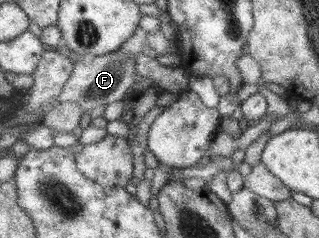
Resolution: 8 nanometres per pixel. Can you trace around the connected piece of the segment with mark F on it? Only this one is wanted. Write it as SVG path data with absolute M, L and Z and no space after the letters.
M122 48L102 56L95 56L91 63L75 62L73 73L70 73L65 87L54 103L67 101L78 103L84 114L87 111L91 112L99 105L117 102L123 99L129 88L135 83L133 75L137 72L134 65L134 55Z

